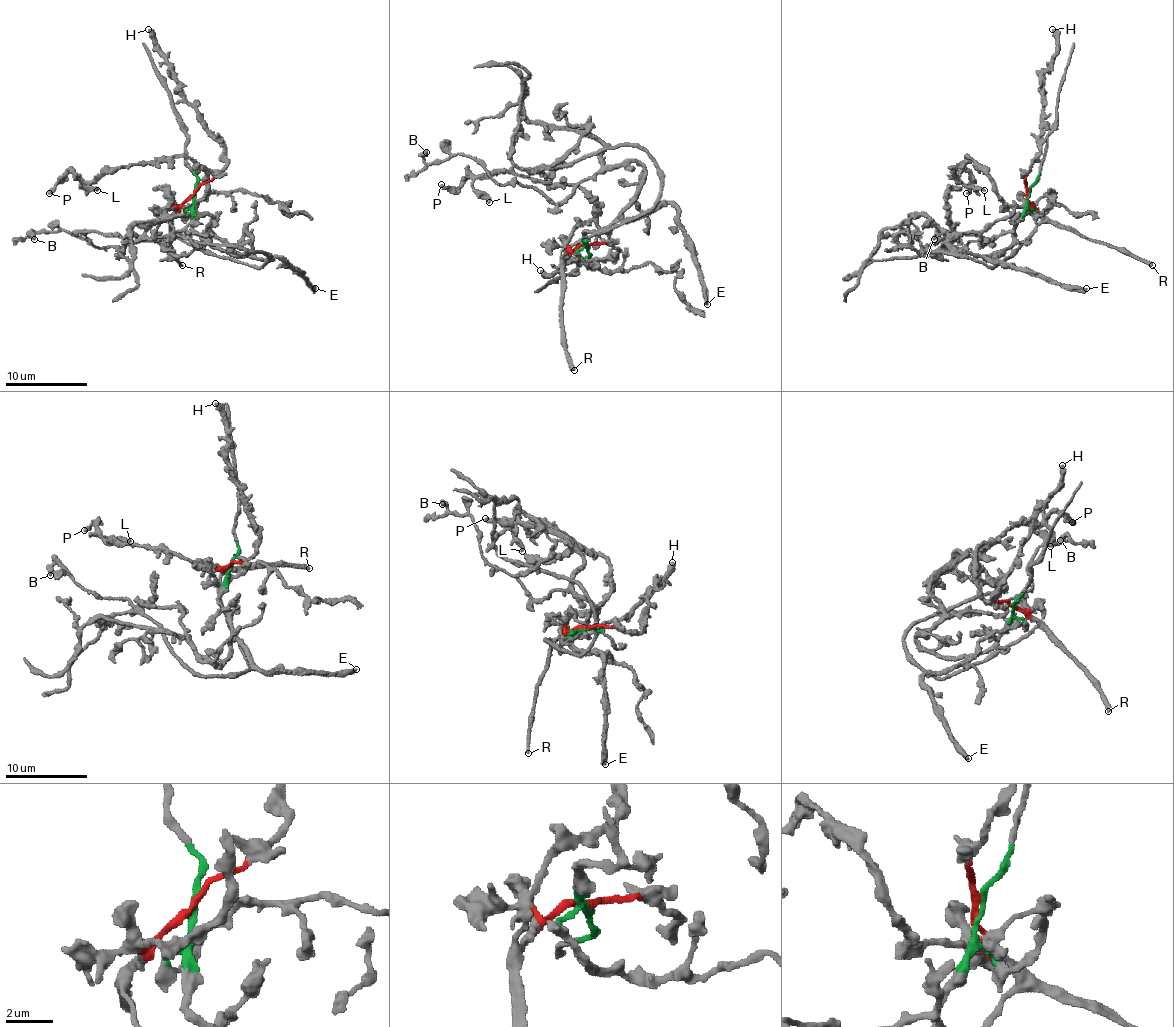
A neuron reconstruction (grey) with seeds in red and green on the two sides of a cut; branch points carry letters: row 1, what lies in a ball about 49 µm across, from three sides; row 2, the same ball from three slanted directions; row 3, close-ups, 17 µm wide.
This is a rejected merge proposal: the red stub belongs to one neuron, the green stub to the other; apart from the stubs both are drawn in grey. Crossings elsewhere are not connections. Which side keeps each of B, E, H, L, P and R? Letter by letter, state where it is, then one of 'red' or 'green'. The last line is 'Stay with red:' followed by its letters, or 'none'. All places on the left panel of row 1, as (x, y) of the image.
B: (34, 239) | green
E: (315, 288) | green
H: (148, 29) | red
L: (97, 190) | red
P: (49, 193) | red
R: (182, 265) | red
Stay with red: H, L, P, R

